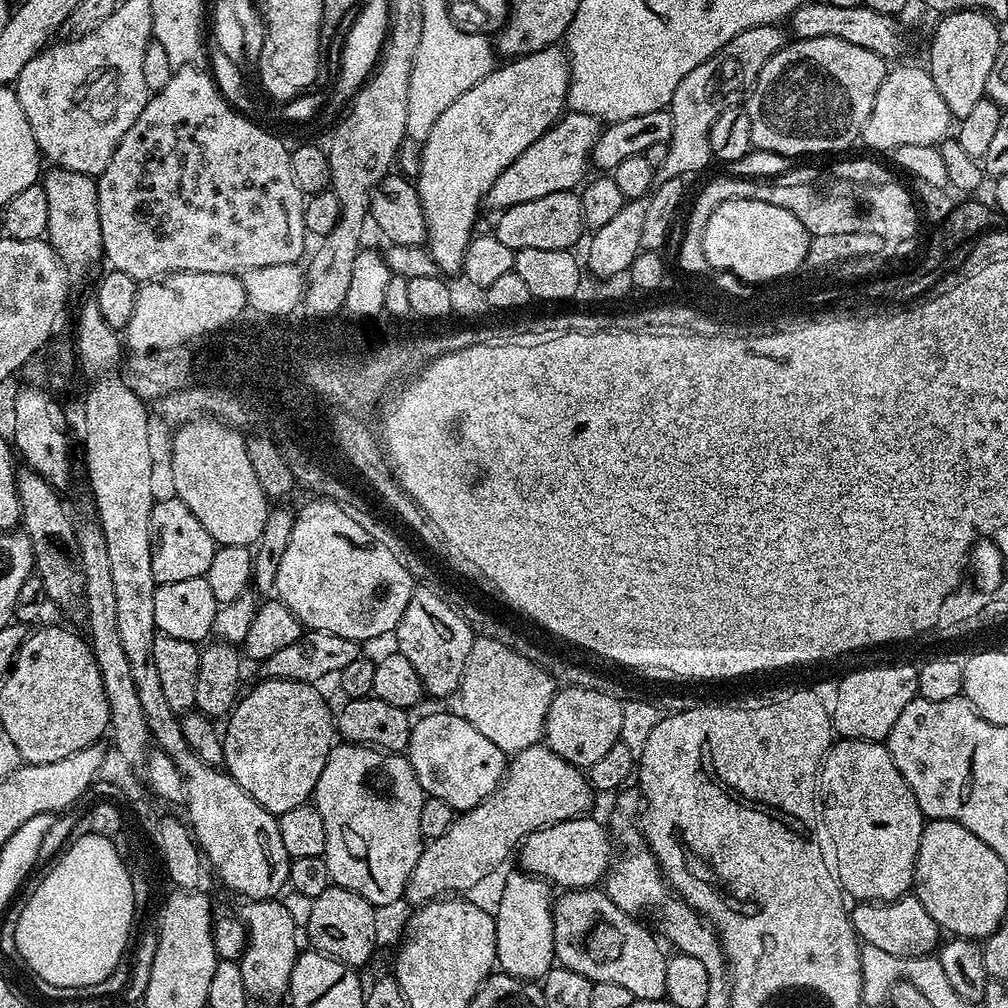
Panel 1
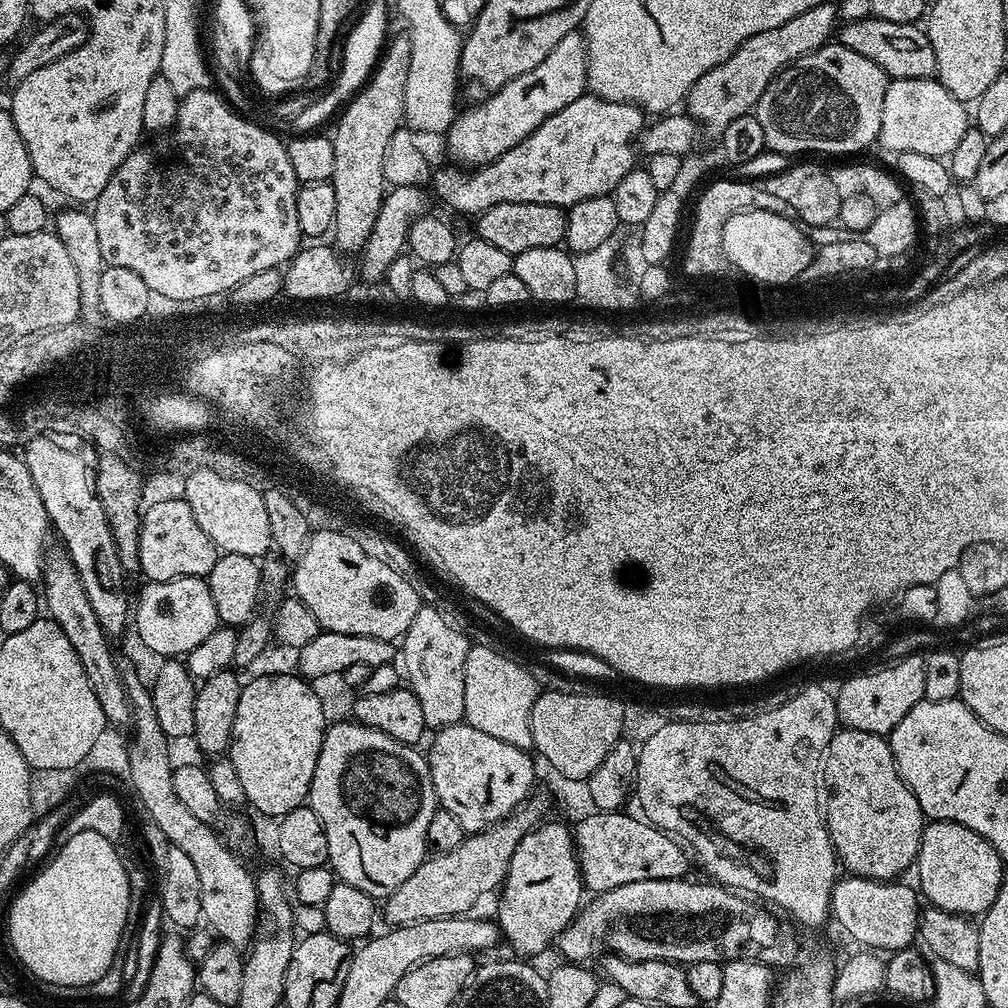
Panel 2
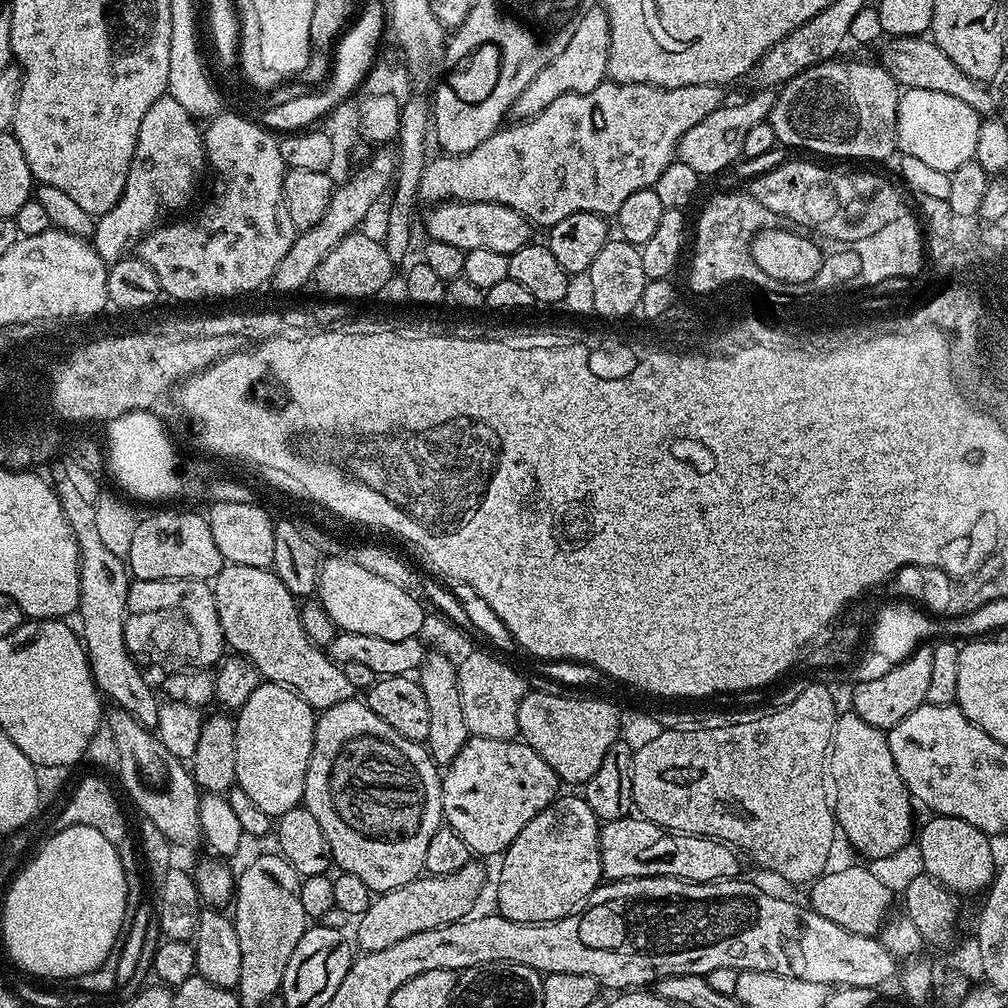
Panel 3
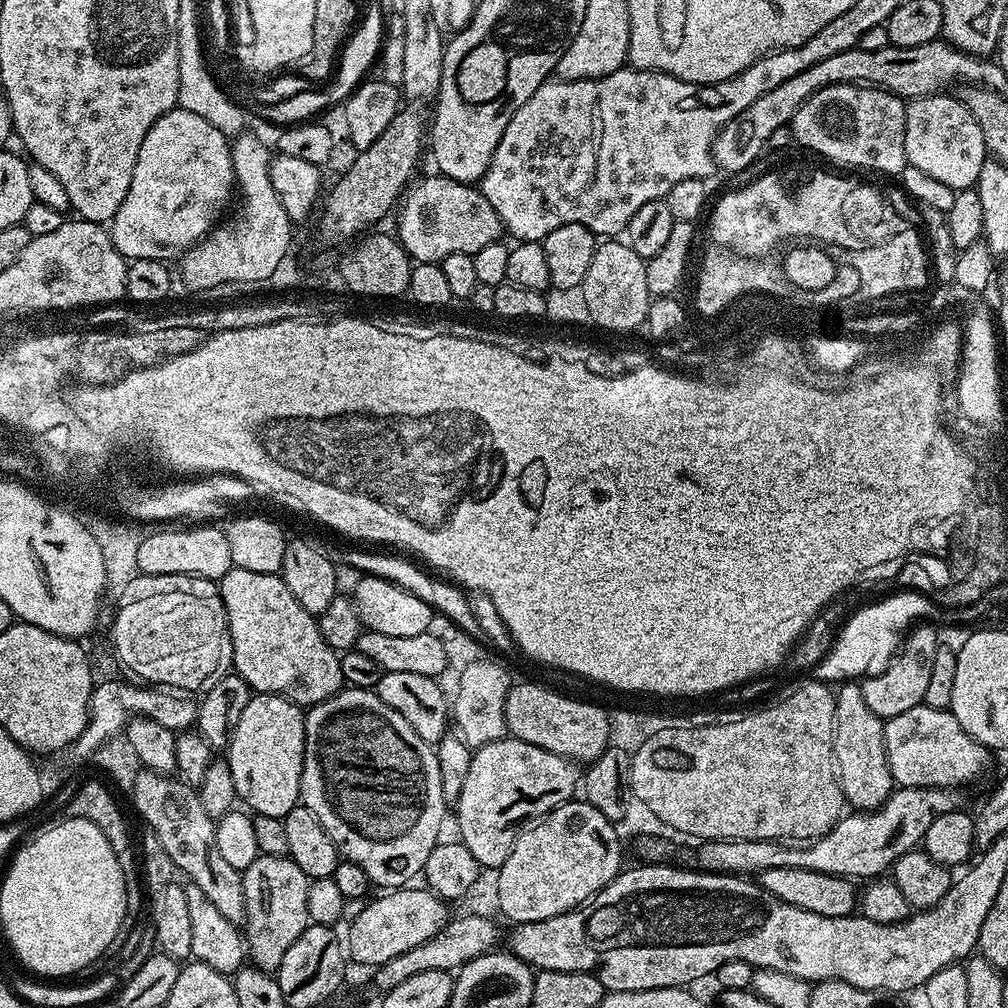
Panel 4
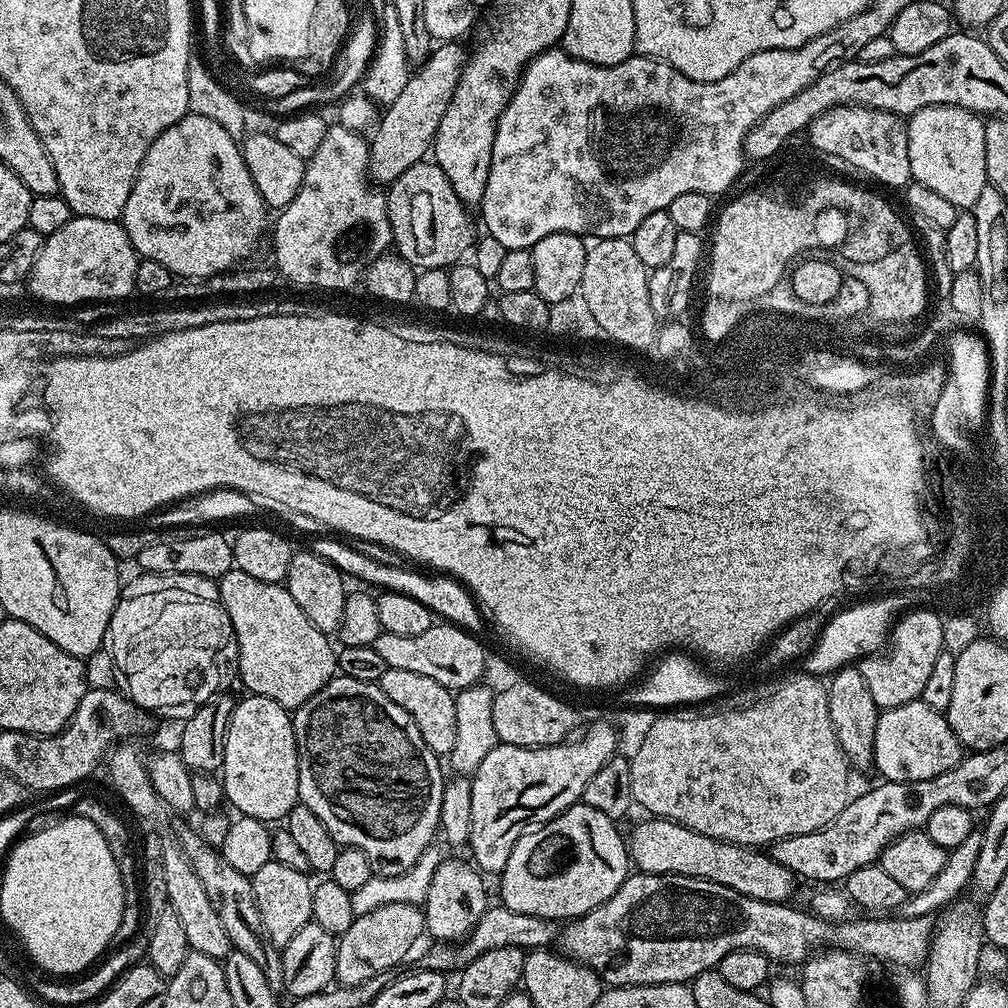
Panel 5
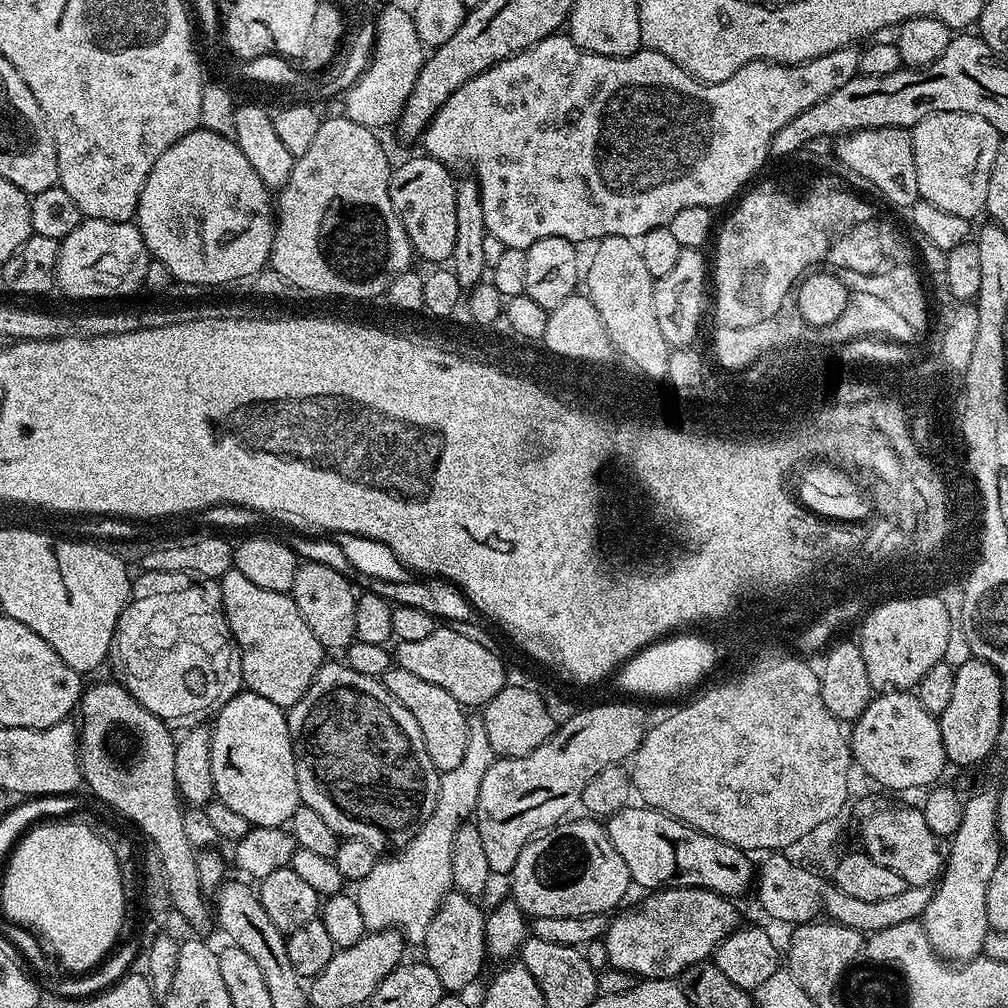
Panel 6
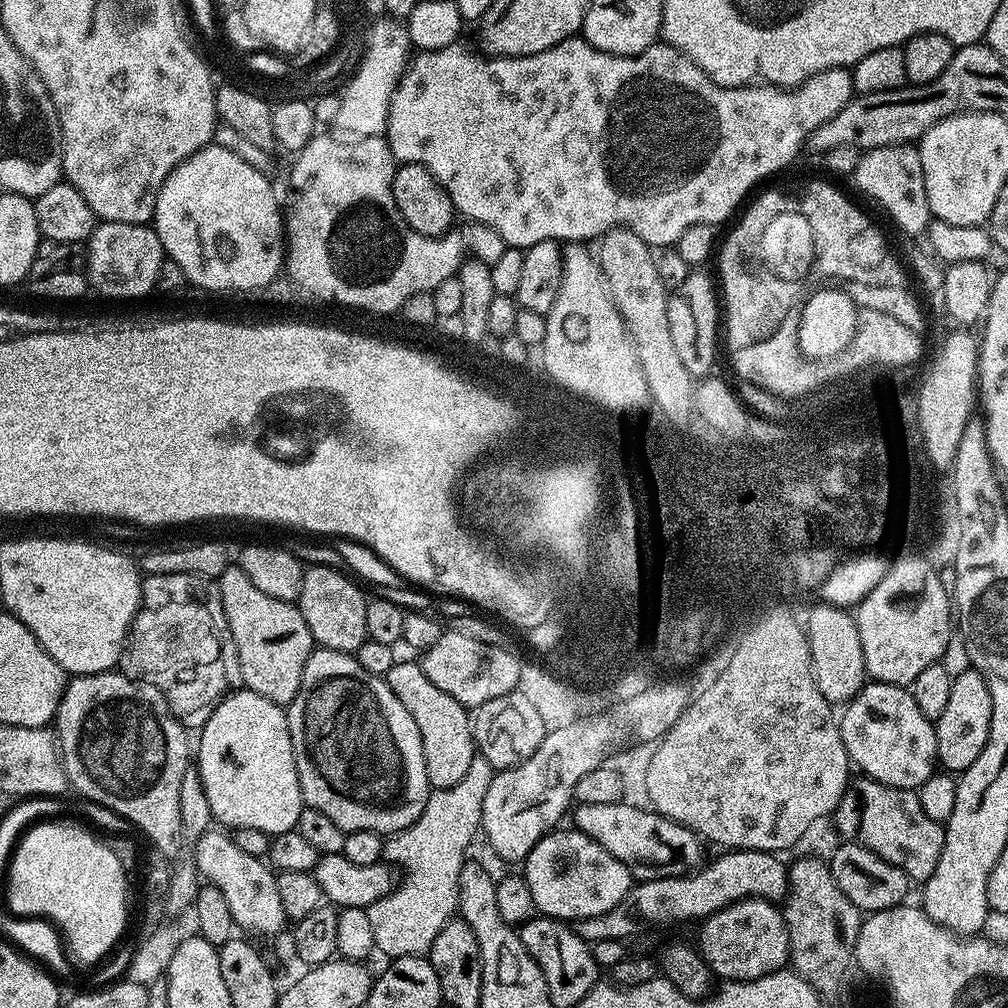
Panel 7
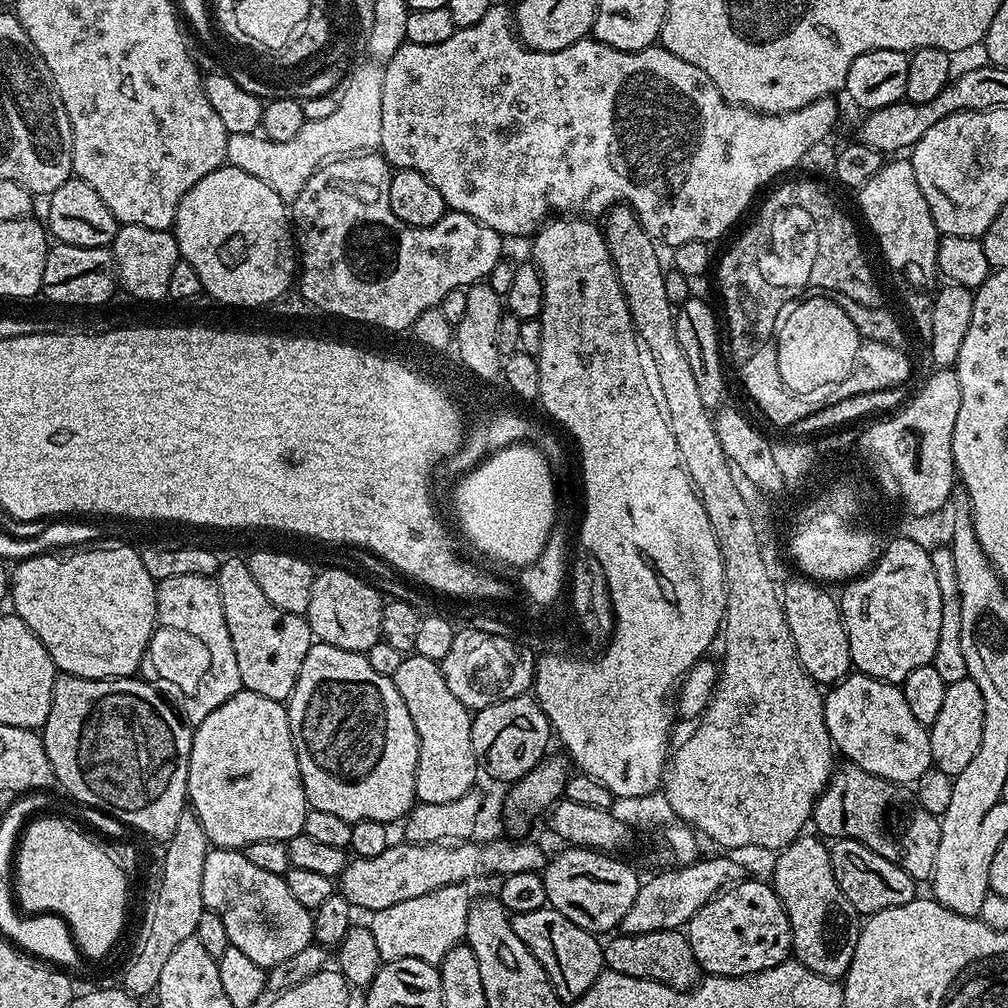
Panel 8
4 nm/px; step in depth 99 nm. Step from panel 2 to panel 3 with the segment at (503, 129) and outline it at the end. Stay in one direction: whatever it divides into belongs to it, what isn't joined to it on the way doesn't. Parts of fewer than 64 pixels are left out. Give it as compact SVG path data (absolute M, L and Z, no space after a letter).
M597 6L590 9L586 18L582 18L582 22L578 22L578 30L574 30L570 43L566 45L566 50L562 50L562 54L558 54L558 58L554 58L554 62L550 62L550 66L538 70L534 82L530 82L530 86L526 86L526 90L522 90L522 94L518 94L511 115L516 116L517 121L528 120L532 116L542 114L542 110L546 110L546 106L550 106L550 102L554 102L554 98L566 94L590 94L590 90L605 83L609 54L608 13L604 11L603 7Z

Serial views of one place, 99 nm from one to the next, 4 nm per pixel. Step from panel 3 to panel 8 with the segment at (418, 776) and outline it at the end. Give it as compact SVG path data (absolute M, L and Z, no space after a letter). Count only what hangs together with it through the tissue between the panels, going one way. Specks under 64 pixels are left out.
M313 643L312 648L306 654L302 662L302 670L298 674L298 682L294 686L292 695L286 701L288 721L290 722L290 734L294 742L294 750L298 758L298 770L302 778L304 793L308 799L309 808L326 810L338 818L346 818L350 822L369 820L370 822L382 822L391 825L392 820L403 821L417 803L416 799L416 771L418 770L418 734L414 730L414 722L410 718L410 710L406 710L406 702L402 702L402 694L394 686L392 677L377 674L374 666L370 666L367 655L362 652L342 650L338 646Z

